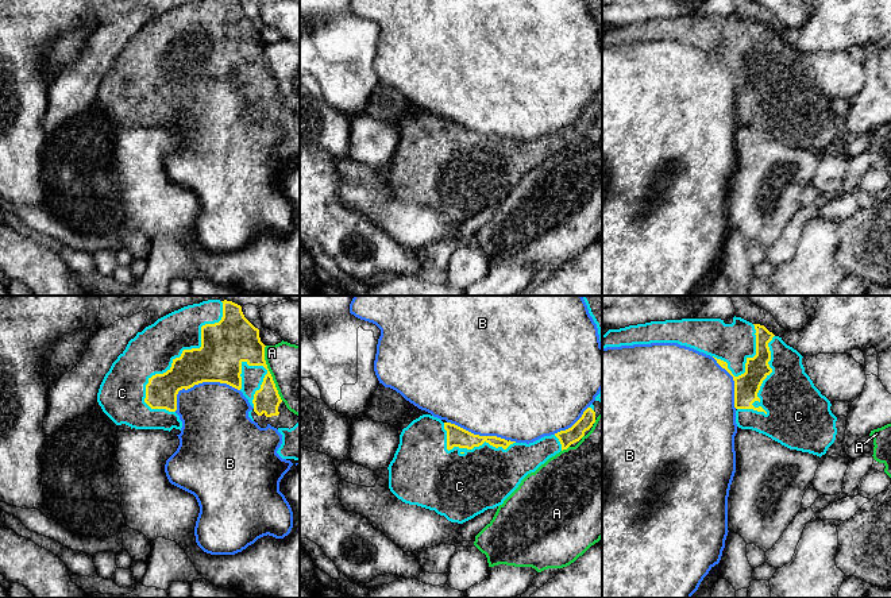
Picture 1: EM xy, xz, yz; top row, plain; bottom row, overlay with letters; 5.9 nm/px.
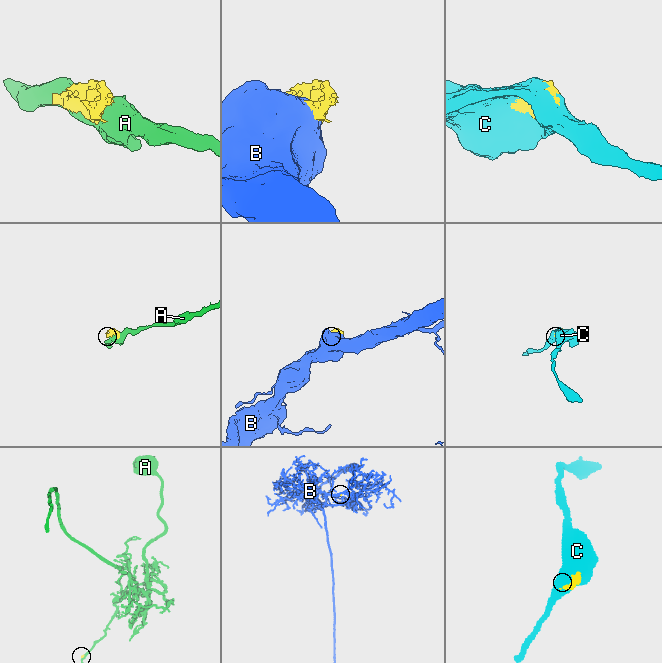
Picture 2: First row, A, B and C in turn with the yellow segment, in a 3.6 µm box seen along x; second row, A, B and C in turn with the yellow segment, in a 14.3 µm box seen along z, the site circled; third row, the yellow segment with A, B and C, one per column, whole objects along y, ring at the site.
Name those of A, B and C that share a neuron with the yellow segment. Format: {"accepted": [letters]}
{"accepted": ["C"]}

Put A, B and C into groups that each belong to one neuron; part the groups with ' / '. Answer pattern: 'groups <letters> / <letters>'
groups A / B / C

